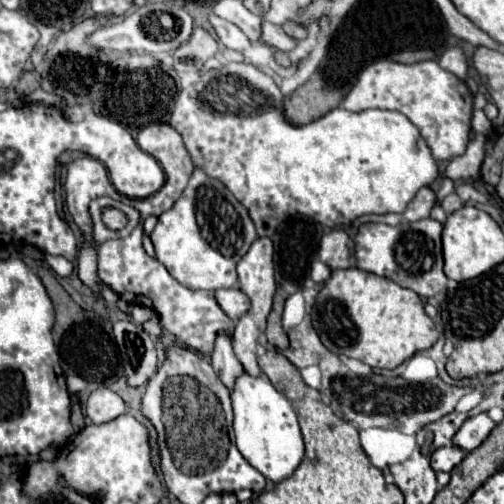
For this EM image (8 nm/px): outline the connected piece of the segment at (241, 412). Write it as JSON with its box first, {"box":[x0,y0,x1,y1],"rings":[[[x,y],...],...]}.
{"box":[232,374,304,484],"rings":[[[242,374],[236,380],[236,388],[232,392],[232,406],[238,452],[266,480],[272,480],[274,484],[286,480],[304,458],[304,442],[298,418],[290,402],[272,386],[272,382],[266,376],[252,378],[248,374]]]}

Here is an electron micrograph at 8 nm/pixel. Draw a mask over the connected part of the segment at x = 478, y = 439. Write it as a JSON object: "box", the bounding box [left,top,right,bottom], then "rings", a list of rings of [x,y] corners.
{"box":[454,414,496,452],"rings":[[[488,414],[472,416],[472,418],[468,418],[468,420],[462,424],[462,428],[456,432],[454,444],[460,446],[462,450],[470,452],[470,450],[478,448],[478,446],[488,438],[488,434],[492,432],[494,426],[496,426],[496,424],[490,420]]]}

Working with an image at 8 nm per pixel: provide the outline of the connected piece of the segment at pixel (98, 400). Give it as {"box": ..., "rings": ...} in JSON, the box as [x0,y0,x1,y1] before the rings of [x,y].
{"box":[86,388,126,424],"rings":[[[98,388],[90,394],[90,398],[86,400],[86,414],[94,424],[104,424],[110,422],[118,416],[122,416],[126,412],[126,404],[124,400],[108,390],[108,388]]]}

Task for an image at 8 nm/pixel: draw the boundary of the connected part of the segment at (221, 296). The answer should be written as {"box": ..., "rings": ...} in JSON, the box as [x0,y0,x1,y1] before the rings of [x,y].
{"box":[216,288,250,320],"rings":[[[228,288],[228,290],[218,290],[216,292],[216,302],[220,304],[220,308],[232,318],[238,320],[242,318],[248,310],[250,310],[250,300],[246,298],[246,294],[238,288]]]}

